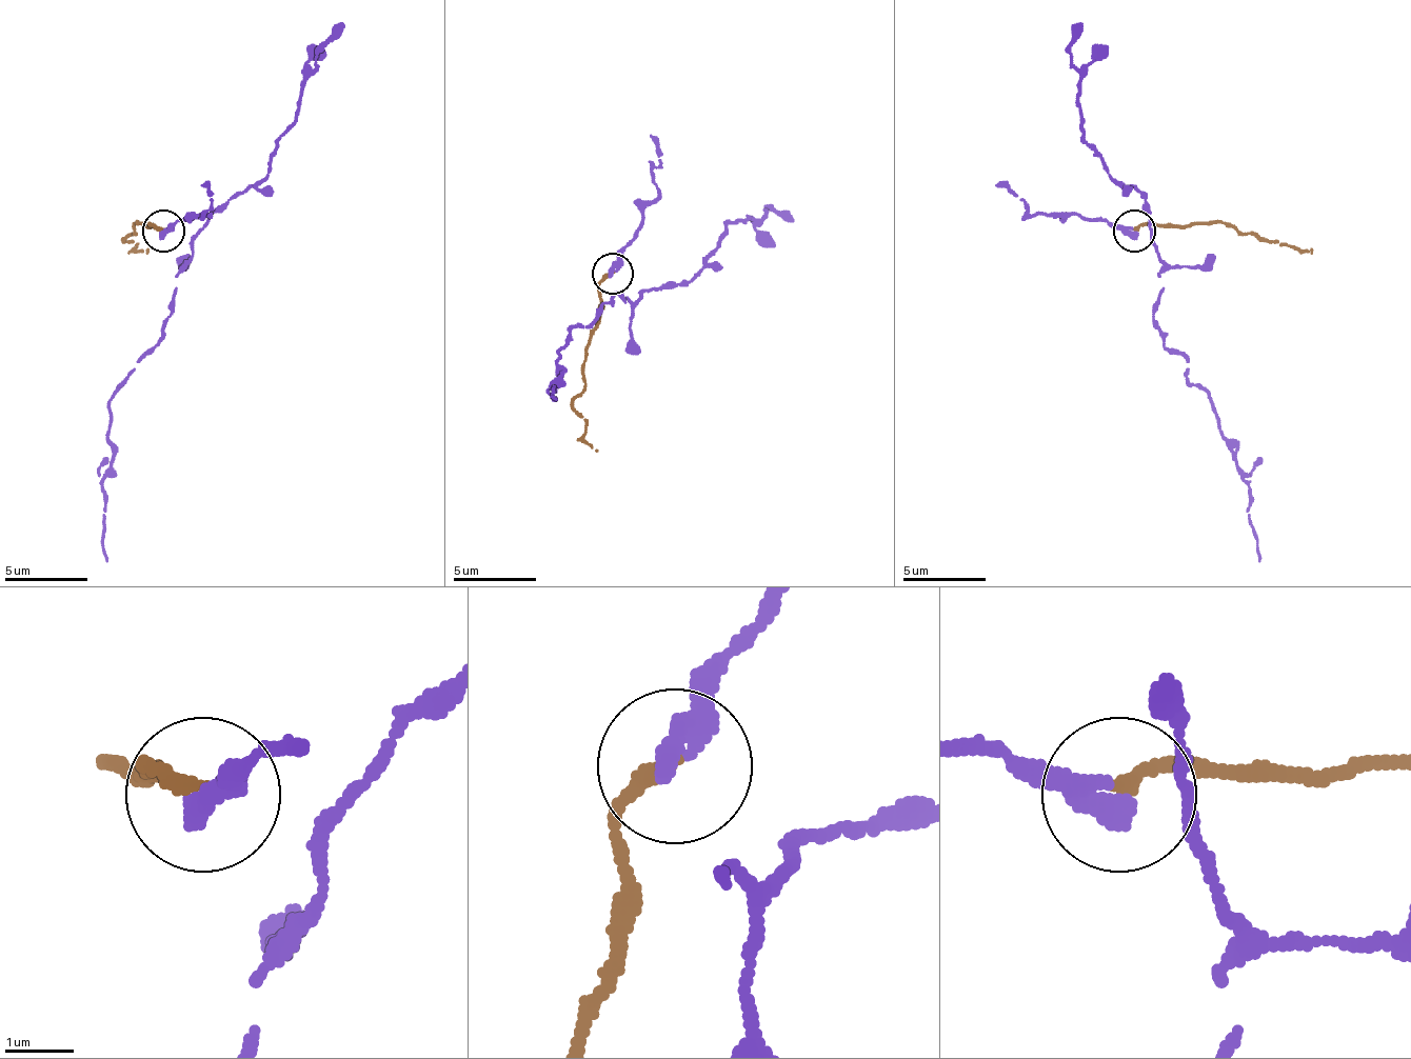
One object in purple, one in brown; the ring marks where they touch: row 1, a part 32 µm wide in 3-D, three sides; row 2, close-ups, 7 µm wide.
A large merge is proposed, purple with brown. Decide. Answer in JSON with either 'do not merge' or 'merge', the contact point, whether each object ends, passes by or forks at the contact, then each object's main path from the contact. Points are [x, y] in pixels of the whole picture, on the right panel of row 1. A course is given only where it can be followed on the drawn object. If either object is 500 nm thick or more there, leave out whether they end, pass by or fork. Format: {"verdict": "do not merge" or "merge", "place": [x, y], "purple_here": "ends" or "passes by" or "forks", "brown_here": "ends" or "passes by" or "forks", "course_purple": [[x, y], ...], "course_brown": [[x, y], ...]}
{"verdict": "merge", "place": [1134, 231], "purple_here": "ends", "brown_here": "ends", "course_purple": [[1135, 232], [1152, 236], [1165, 286], [1152, 319], [1210, 398], [1248, 485], [1260, 561]], "course_brown": [[1135, 232], [1148, 223], [1231, 223], [1265, 240], [1310, 248]]}

